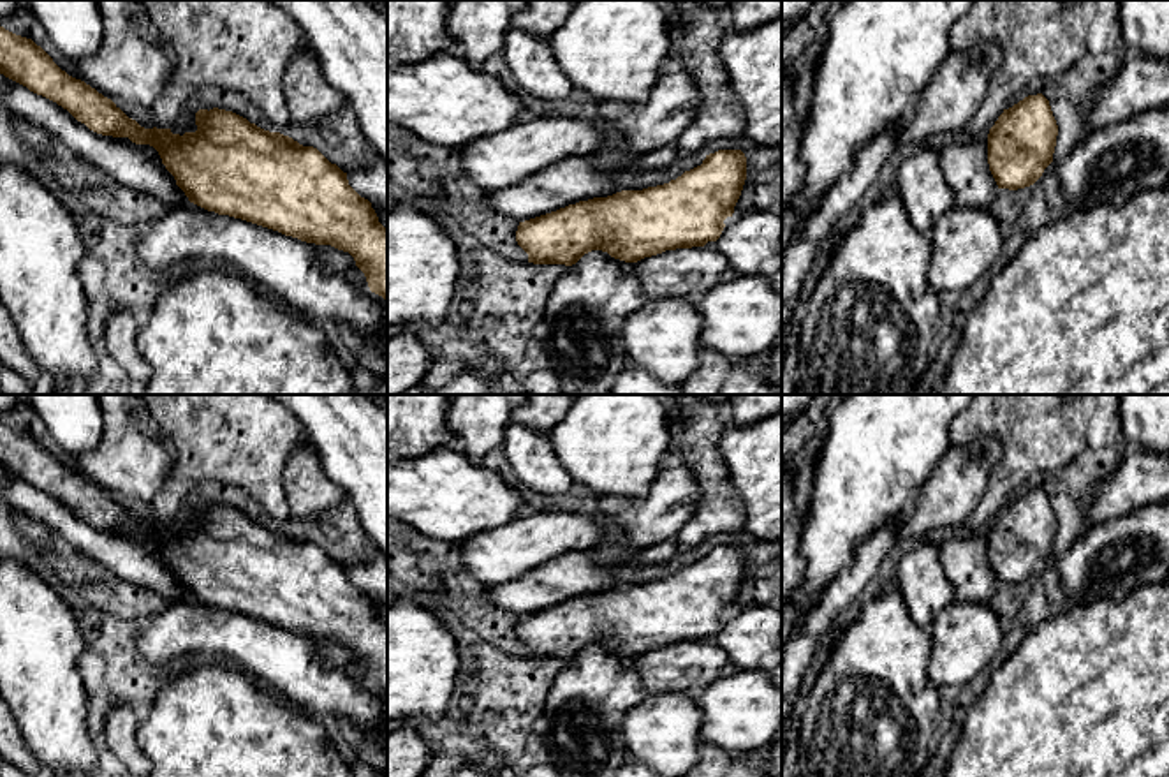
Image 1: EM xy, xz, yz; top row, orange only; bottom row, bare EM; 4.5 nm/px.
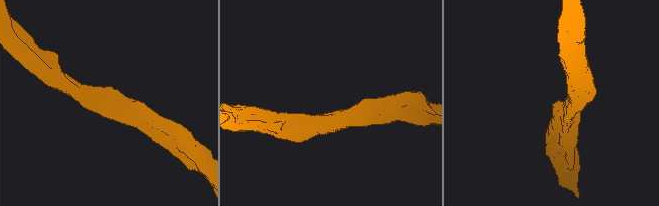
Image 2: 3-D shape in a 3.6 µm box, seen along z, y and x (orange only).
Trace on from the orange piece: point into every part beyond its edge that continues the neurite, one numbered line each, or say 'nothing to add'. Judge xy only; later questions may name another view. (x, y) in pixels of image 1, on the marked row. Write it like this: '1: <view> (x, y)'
nothing to add

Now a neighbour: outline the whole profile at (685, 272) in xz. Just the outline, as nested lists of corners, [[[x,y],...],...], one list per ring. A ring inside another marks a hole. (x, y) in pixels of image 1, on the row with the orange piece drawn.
[[[704,247],[665,250],[637,263],[625,263],[611,257],[607,252],[592,250],[576,264],[567,266],[549,294],[539,331],[549,358],[549,368],[555,372],[562,391],[565,395],[609,395],[616,377],[629,368],[623,351],[625,319],[644,307],[646,301],[697,298],[722,284],[725,271],[731,271],[729,261],[718,250],[706,250]]]

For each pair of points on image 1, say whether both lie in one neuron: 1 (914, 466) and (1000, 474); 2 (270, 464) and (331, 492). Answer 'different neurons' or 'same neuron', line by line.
1: different neurons
2: different neurons

